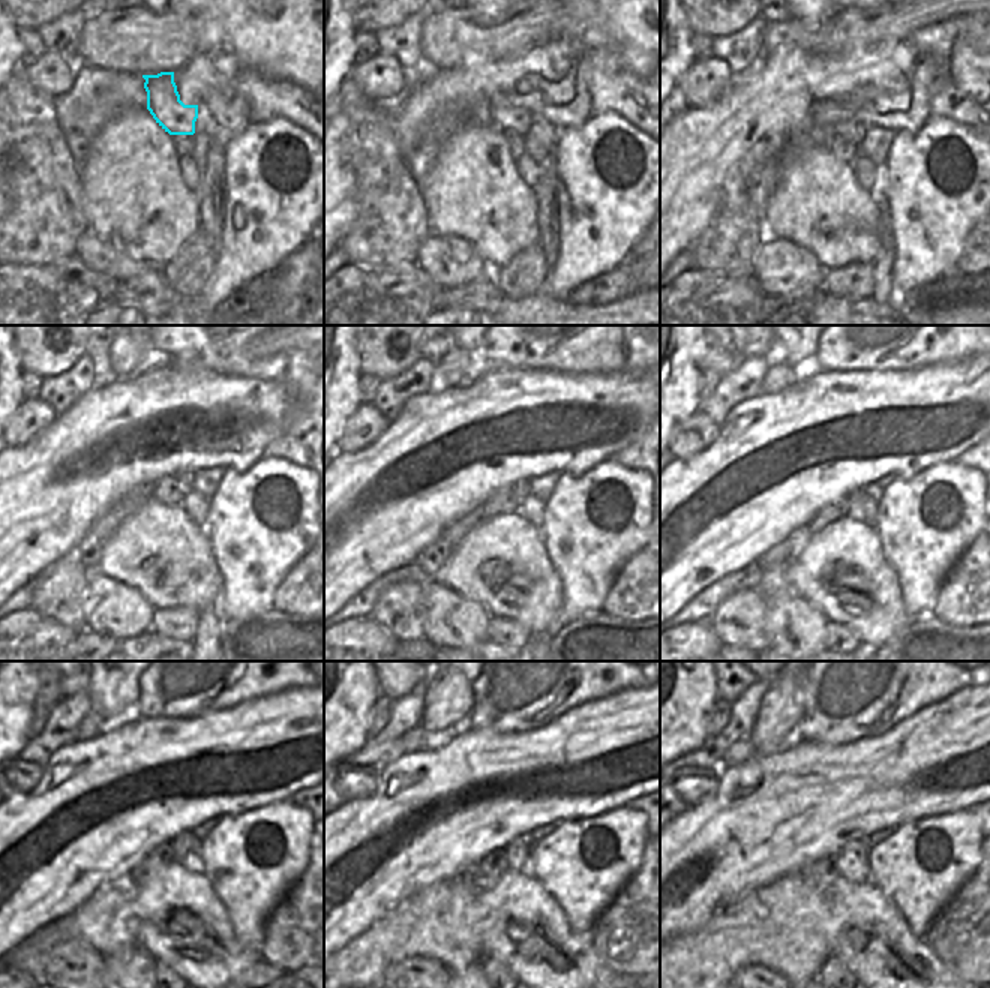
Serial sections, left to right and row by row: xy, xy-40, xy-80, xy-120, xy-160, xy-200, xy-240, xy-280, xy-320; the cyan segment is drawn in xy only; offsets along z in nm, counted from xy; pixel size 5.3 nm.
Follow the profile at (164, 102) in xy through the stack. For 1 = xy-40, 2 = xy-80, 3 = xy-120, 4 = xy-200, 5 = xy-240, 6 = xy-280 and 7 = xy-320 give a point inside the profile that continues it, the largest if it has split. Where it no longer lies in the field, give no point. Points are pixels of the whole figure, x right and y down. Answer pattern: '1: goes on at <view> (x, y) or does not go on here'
1: goes on at xy-40 (504, 117)
2: goes on at xy-80 (855, 132)
3: goes on at xy-120 (183, 480)
4: goes on at xy-200 (857, 498)
5: goes on at xy-240 (182, 844)
6: goes on at xy-280 (519, 859)
7: goes on at xy-320 (852, 861)

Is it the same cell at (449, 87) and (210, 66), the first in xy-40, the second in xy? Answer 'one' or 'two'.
one

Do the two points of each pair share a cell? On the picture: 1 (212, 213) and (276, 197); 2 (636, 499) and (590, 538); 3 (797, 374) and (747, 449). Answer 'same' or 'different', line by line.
1: different
2: same
3: different

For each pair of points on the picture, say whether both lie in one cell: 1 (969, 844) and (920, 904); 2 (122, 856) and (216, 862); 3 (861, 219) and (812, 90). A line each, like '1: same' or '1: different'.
1: same
2: different
3: different

